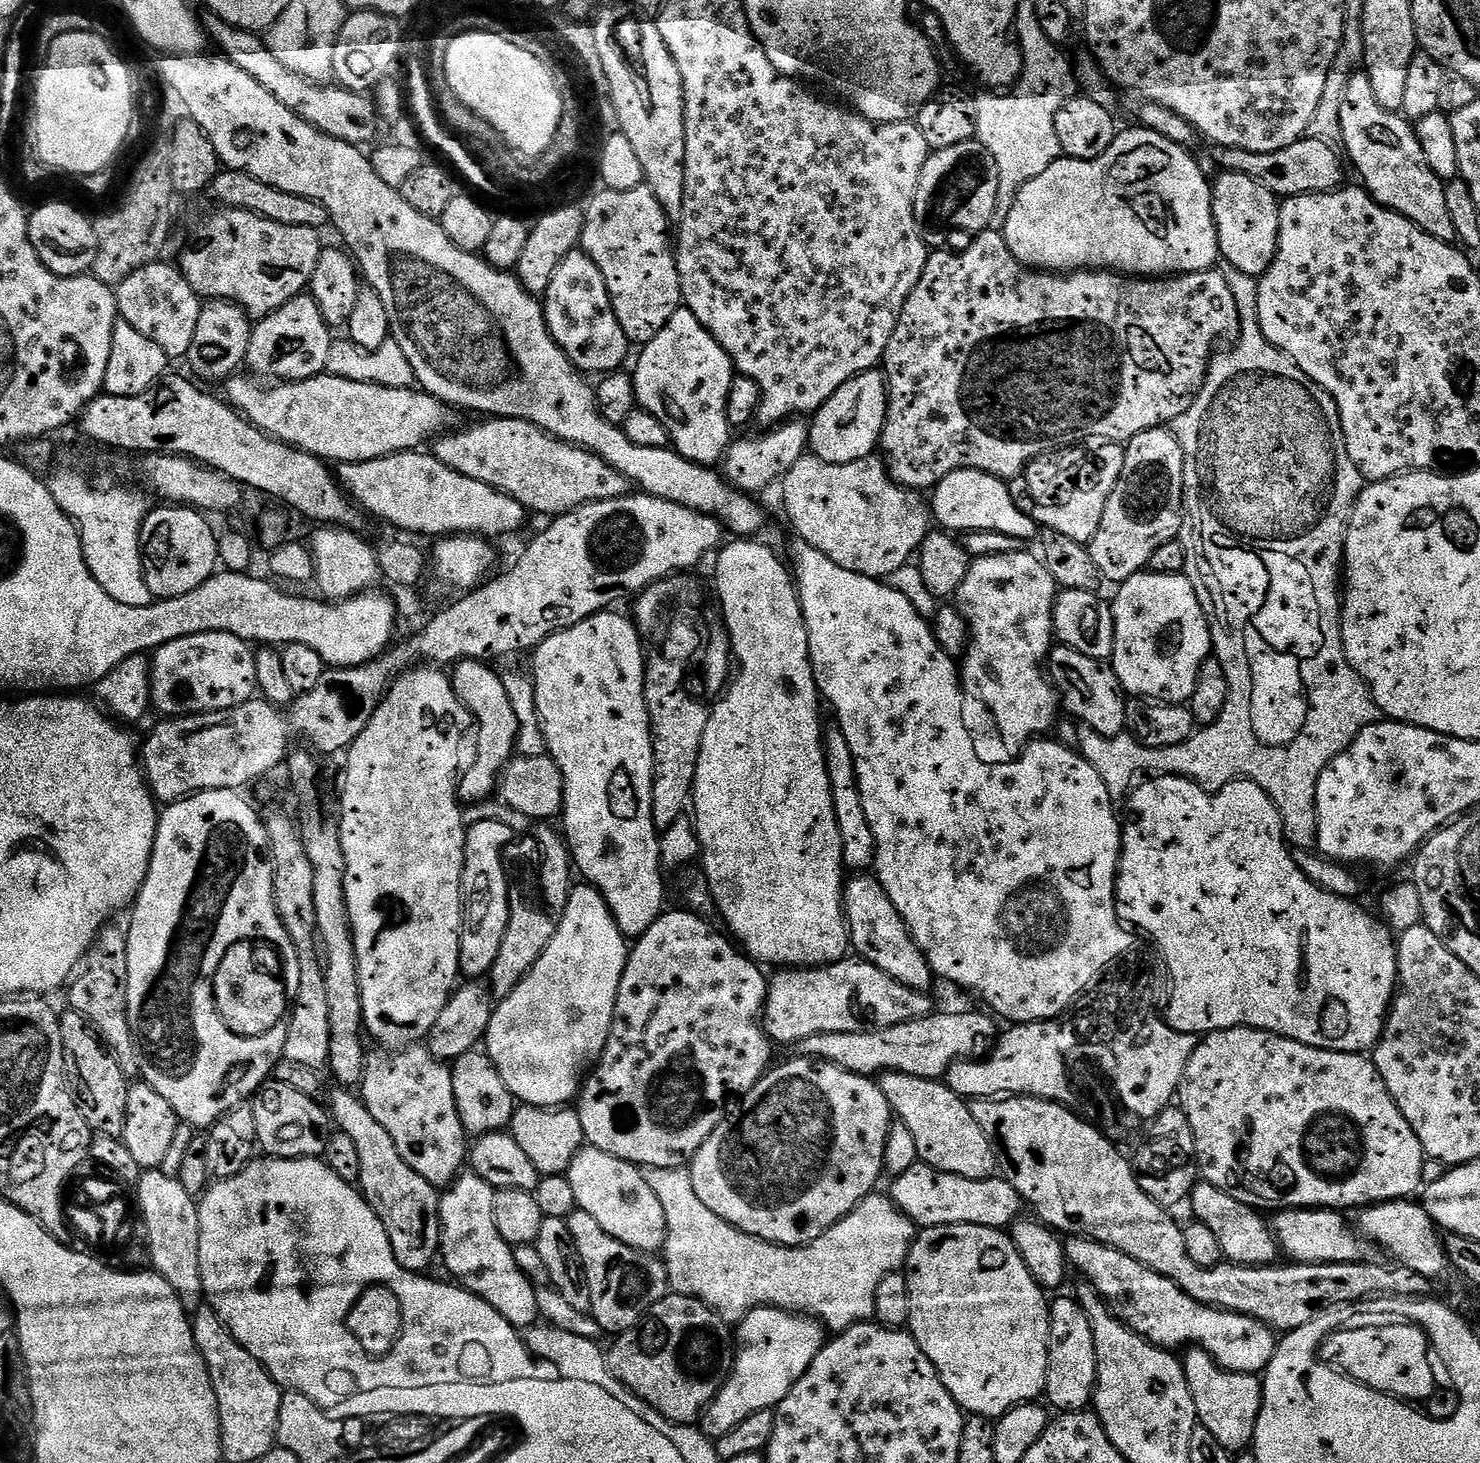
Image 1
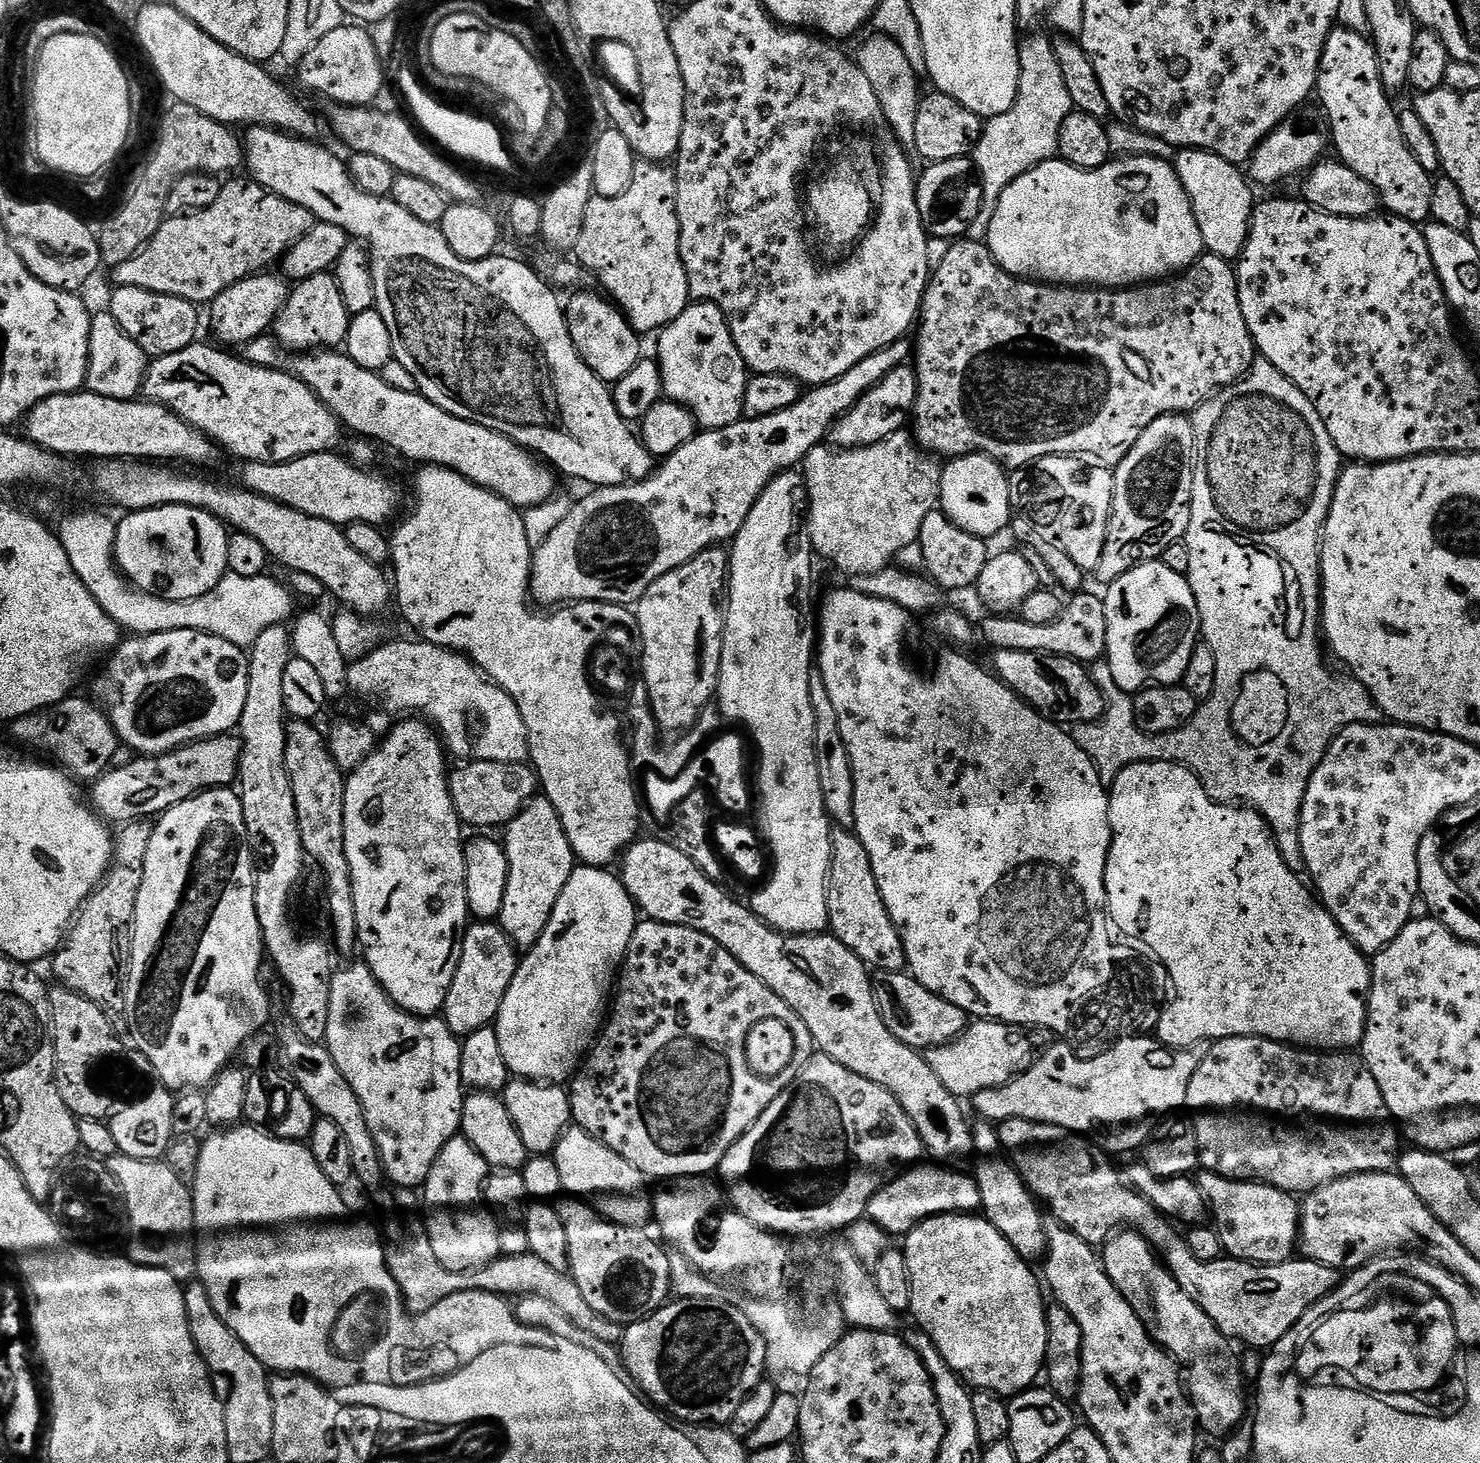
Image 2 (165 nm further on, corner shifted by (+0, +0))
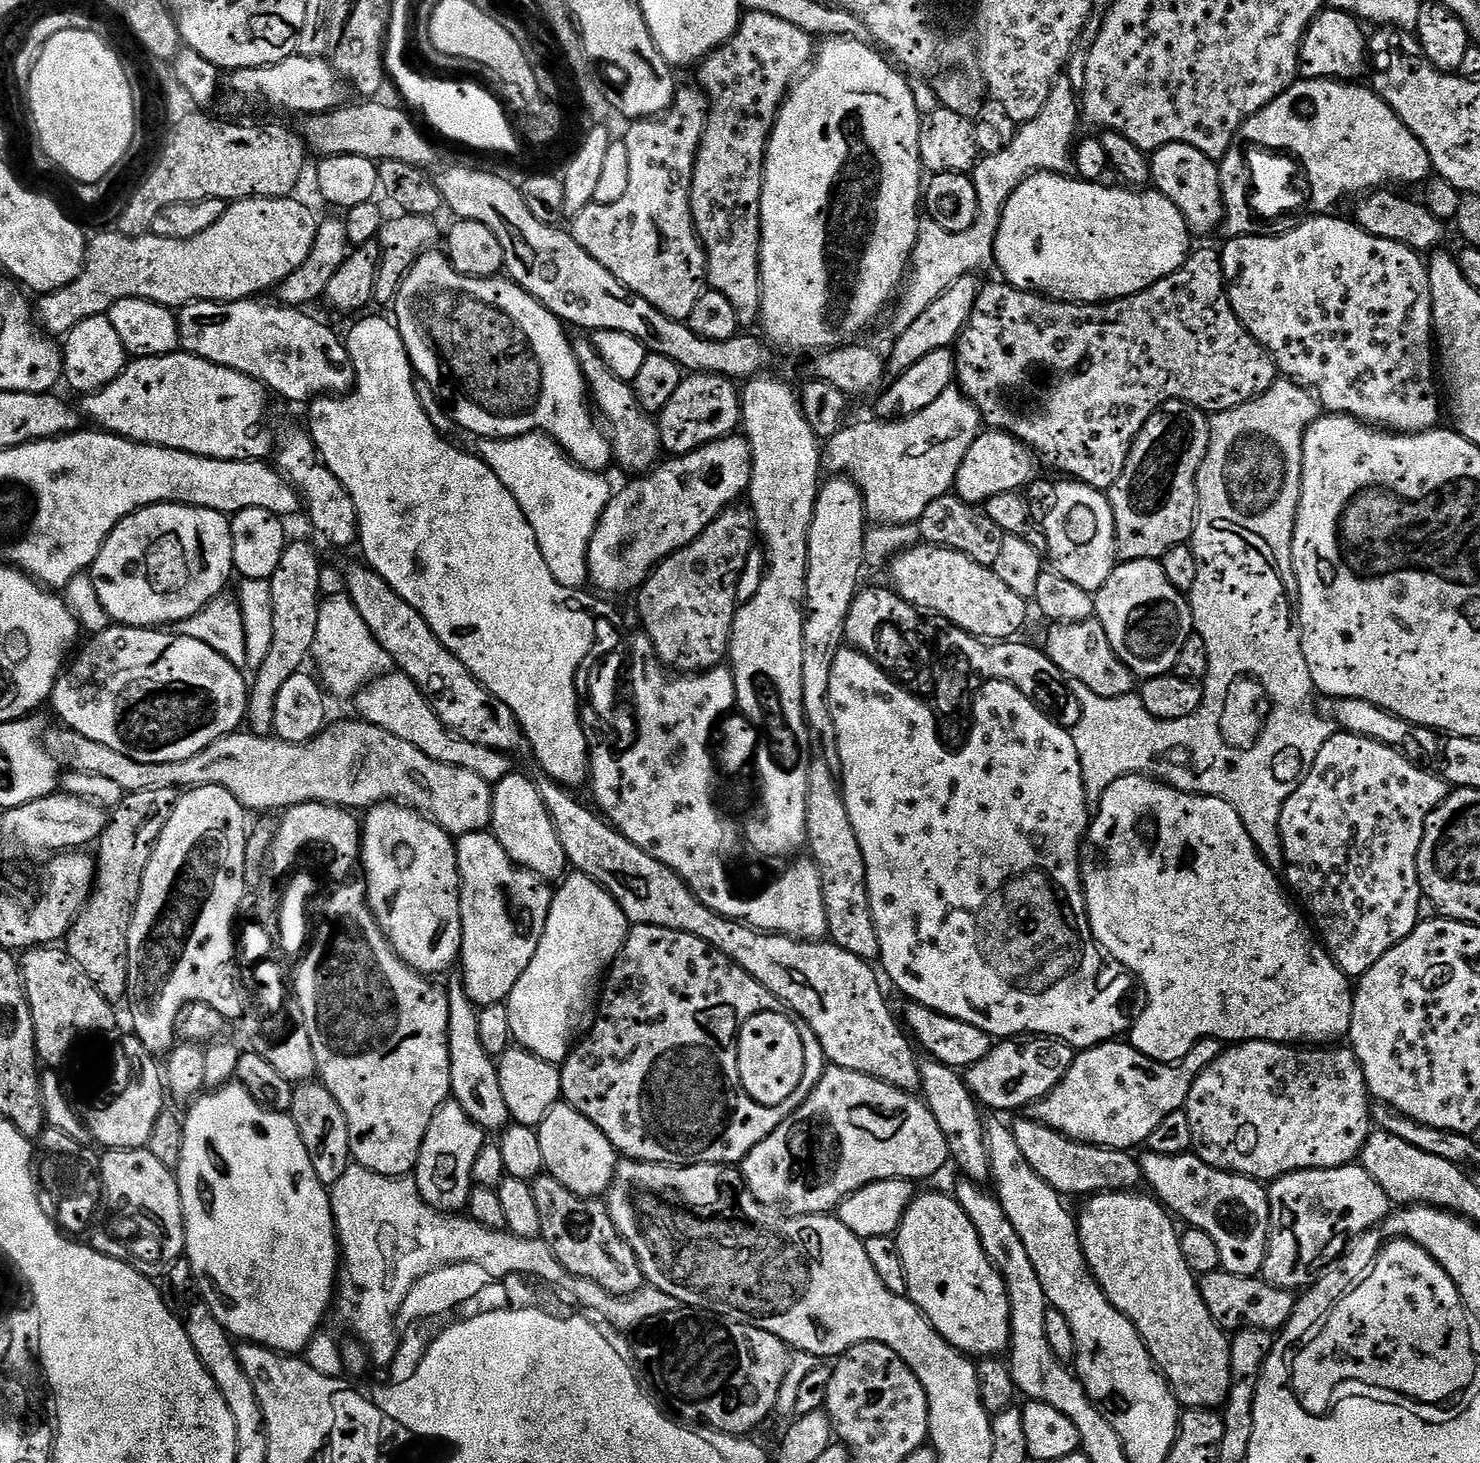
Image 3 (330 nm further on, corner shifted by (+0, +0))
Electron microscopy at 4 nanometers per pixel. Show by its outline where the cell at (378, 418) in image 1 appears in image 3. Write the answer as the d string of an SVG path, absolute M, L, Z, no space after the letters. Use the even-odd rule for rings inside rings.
M177 350L171 352L168 356L141 356L139 358L129 359L128 364L122 370L122 374L118 374L118 378L114 378L114 382L110 382L110 386L106 386L101 392L87 393L81 399L84 401L78 404L78 408L87 419L89 416L96 423L93 425L97 429L110 432L114 436L121 436L127 440L133 440L139 444L153 444L154 446L162 446L163 448L173 448L174 450L182 450L195 456L205 456L206 458L214 458L215 460L267 461L274 452L274 436L271 436L268 432L260 432L260 419L268 412L268 399L270 399L268 389L264 385L259 384L254 378L250 378L246 374L238 374L238 370L230 370L226 366L218 366L214 362L206 362L206 358L198 358L193 352Z

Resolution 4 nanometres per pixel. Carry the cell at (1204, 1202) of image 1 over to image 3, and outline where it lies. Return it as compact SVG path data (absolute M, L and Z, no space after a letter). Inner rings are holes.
M1031 1118L1011 1121L1010 1127L1026 1162L1030 1162L1030 1167L1034 1169L1034 1174L1038 1174L1038 1178L1059 1192L1061 1197L1088 1198L1101 1192L1131 1192L1141 1187L1140 1161L1131 1151L1099 1148L1096 1144L1071 1140L1069 1136L1063 1136Z

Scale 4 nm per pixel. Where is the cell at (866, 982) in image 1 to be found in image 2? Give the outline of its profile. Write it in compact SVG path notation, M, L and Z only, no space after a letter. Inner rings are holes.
M907 971L876 972L872 976L872 989L878 1014L882 1014L882 1022L886 1022L886 1030L911 1048L927 1050L942 1046L961 1036L970 1023L968 1013L954 1006L954 1002L946 1002L946 998L926 990L926 986Z

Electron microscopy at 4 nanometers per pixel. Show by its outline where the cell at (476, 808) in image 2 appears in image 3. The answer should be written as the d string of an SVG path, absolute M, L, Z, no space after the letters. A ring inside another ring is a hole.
M359 718L340 720L337 724L329 723L323 732L305 744L291 744L271 735L258 736L251 730L237 730L218 738L218 742L210 742L206 750L198 750L198 754L194 754L194 758L186 758L186 762L134 762L134 758L126 758L126 754L118 754L118 750L110 750L110 746L102 746L102 742L94 742L72 728L63 726L49 729L44 735L44 745L61 769L110 778L116 785L122 786L125 794L138 790L187 790L202 786L222 786L222 790L230 790L230 794L238 798L243 808L251 811L253 808L260 812L256 814L267 813L264 812L267 808L287 810L299 804L331 804L349 810L367 810L374 804L399 802L431 818L453 838L485 831L492 822L493 785L487 784L470 770L434 762L426 758L418 746L410 746L410 742L402 742L402 738L382 730L382 726L374 726L370 721Z

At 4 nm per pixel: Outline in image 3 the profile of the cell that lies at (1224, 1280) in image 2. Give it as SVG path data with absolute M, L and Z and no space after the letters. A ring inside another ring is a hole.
M1226 1271L1211 1272L1199 1277L1200 1293L1206 1302L1206 1310L1214 1322L1229 1333L1235 1334L1242 1328L1257 1328L1275 1333L1287 1324L1296 1309L1297 1297L1287 1288L1276 1288L1263 1278L1239 1276Z

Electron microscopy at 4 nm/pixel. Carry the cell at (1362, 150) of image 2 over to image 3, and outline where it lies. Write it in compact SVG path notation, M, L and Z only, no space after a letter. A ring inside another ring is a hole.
M1329 7L1317 16L1316 21L1308 28L1300 47L1299 75L1305 80L1335 80L1337 78L1352 82L1366 72L1366 61L1369 59L1368 40L1362 29L1361 21L1349 12L1340 12Z

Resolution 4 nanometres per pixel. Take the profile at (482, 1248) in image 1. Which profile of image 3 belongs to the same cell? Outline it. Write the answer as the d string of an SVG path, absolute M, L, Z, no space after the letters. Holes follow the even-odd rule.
M448 1099L436 1111L430 1122L430 1130L426 1130L426 1138L422 1142L414 1173L420 1196L431 1208L453 1214L467 1209L468 1199L474 1187L474 1158L478 1158L485 1142L484 1129L473 1122L470 1114L466 1114L466 1110L462 1110L462 1106L458 1106L456 1100Z

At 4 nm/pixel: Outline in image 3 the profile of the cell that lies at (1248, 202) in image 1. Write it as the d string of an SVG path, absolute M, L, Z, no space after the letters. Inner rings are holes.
M1167 144L1157 148L1151 153L1152 184L1155 191L1161 192L1178 210L1182 212L1182 218L1186 218L1186 226L1193 237L1208 236L1215 228L1219 229L1224 220L1224 199L1222 198L1221 165L1211 160L1202 150L1198 150L1189 144Z

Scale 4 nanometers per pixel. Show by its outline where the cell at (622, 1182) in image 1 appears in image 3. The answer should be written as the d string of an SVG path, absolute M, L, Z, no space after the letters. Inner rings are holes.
M558 1103L550 1110L550 1114L546 1114L538 1131L547 1175L562 1182L566 1190L579 1196L600 1198L612 1187L618 1163L617 1150L610 1138L606 1138L606 1134L602 1134L602 1130L598 1130L590 1118L586 1118L586 1114L578 1114L578 1110L569 1104Z

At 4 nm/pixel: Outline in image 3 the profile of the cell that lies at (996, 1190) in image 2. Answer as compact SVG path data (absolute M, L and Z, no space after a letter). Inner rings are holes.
M924 1058L919 1061L920 1066L920 1092L925 1104L928 1105L930 1114L934 1114L934 1122L938 1122L942 1134L946 1134L946 1146L951 1163L957 1164L961 1168L963 1175L976 1184L984 1184L991 1177L990 1154L986 1150L986 1134L984 1133L985 1117L980 1117L982 1113L981 1105L976 1103L972 1092L966 1086L963 1075L957 1069L946 1066L942 1062L931 1058Z

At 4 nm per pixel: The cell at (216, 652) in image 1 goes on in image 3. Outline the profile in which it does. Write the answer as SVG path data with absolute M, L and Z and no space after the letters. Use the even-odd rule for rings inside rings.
M110 626L104 632L95 633L89 640L92 641L84 649L81 647L75 653L71 663L61 672L52 691L50 708L56 711L56 716L60 719L57 721L63 727L72 728L78 734L82 734L94 742L102 742L102 746L110 746L110 750L118 750L118 754L126 754L126 758L134 758L134 762L157 764L158 762L186 762L186 758L194 758L194 754L198 754L198 750L206 750L206 746L210 746L210 742L218 742L218 738L228 736L245 723L248 715L249 681L246 676L244 680L245 673L241 669L226 662L226 658L222 658L222 654L218 654L218 650L206 646L206 642L197 642L195 638L178 636L168 630L123 626Z

